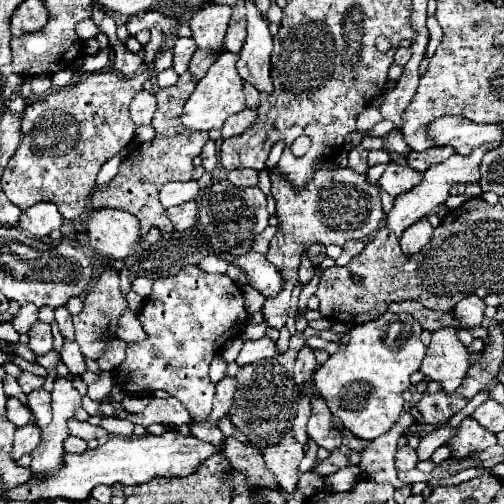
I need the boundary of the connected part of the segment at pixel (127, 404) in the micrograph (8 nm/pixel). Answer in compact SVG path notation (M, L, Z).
M128 395L128 397L122 401L122 407L124 407L128 413L140 413L146 405L148 405L148 397Z

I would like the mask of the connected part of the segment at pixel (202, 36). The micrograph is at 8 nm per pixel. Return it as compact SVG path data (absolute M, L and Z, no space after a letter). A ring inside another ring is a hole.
M208 5L194 13L188 25L192 29L192 39L196 41L196 47L202 51L218 53L224 41L228 21L230 21L228 5Z

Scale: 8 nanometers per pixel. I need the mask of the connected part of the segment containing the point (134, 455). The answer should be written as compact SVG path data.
M168 431L164 435L144 435L138 439L126 439L126 437L112 437L104 445L96 449L86 449L82 455L66 455L66 467L56 473L56 477L48 477L48 481L30 481L30 485L16 487L8 497L64 497L64 499L86 499L90 491L96 485L134 485L150 481L150 477L162 477L162 475L188 475L194 473L196 467L210 455L222 451L214 445L208 445L204 441L196 441L196 437L180 435L174 431Z

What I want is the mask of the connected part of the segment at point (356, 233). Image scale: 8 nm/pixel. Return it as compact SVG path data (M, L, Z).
M320 163L316 179L308 189L296 193L284 179L278 177L276 171L270 173L272 177L272 195L276 199L276 213L280 217L280 229L270 241L270 249L266 259L278 267L284 277L284 289L276 297L268 297L262 313L270 327L282 329L290 309L290 293L292 287L298 283L298 265L300 253L306 251L310 243L324 243L324 245L344 245L348 239L368 239L384 219L382 203L378 197L378 185L368 185L366 175L358 175L348 167L338 171L326 171L326 163Z

